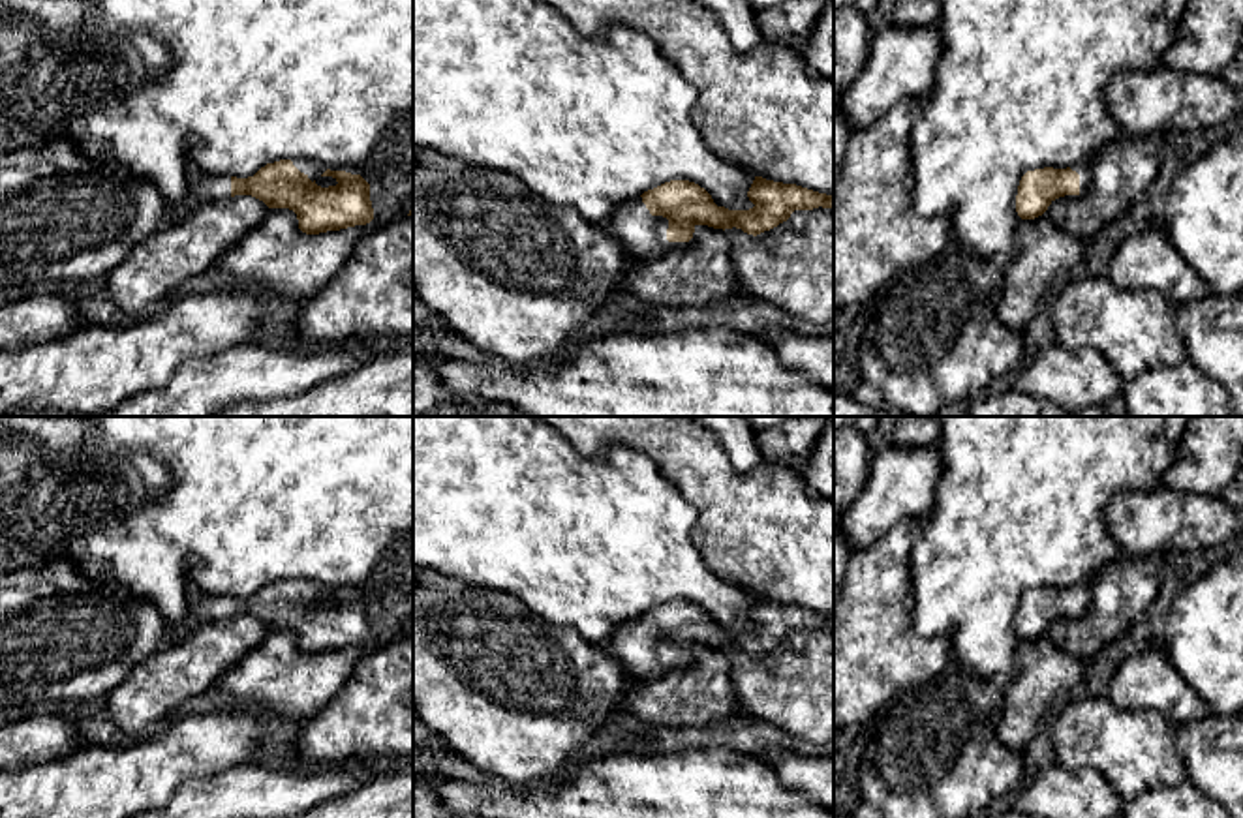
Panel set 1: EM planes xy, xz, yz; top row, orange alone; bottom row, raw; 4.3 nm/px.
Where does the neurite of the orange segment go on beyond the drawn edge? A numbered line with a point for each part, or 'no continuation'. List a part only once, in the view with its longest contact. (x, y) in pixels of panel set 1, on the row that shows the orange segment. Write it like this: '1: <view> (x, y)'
1: xz (643, 235)

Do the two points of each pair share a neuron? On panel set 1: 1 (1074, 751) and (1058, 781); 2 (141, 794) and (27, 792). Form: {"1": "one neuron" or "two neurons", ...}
{"1": "two neurons", "2": "one neuron"}

